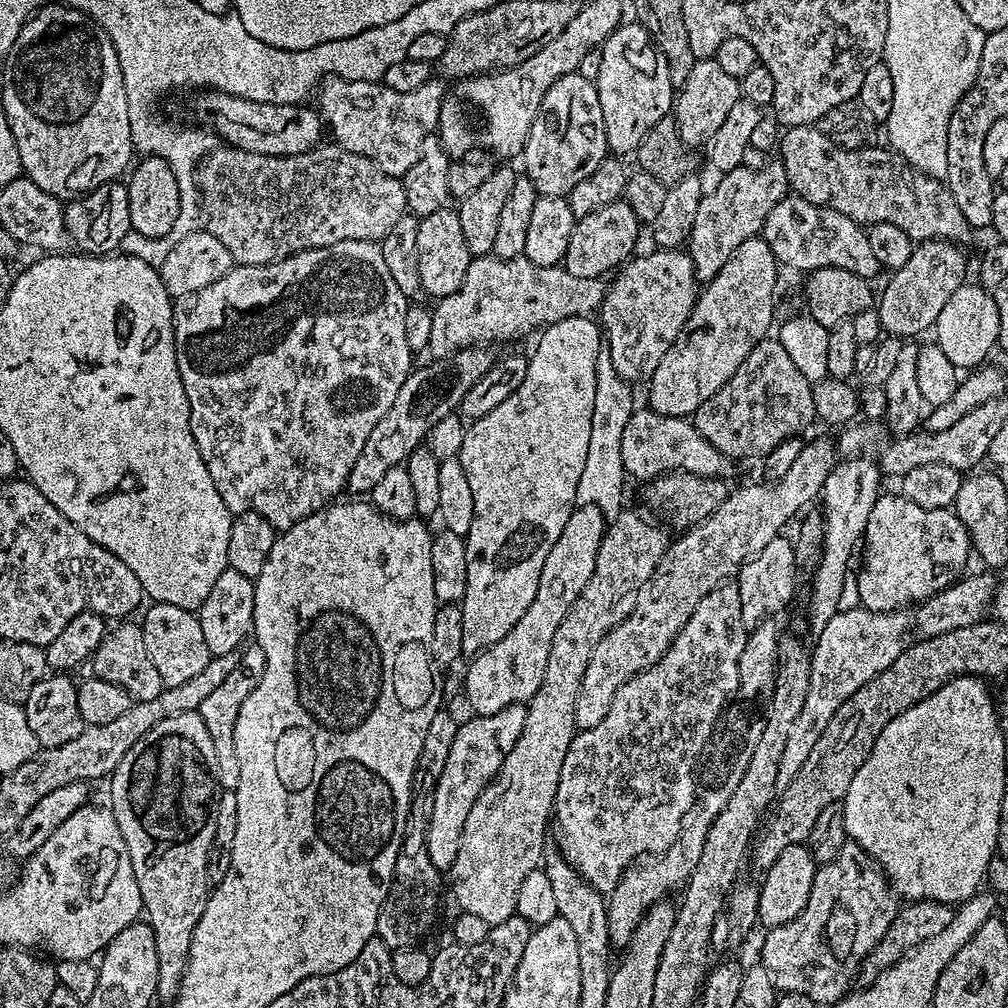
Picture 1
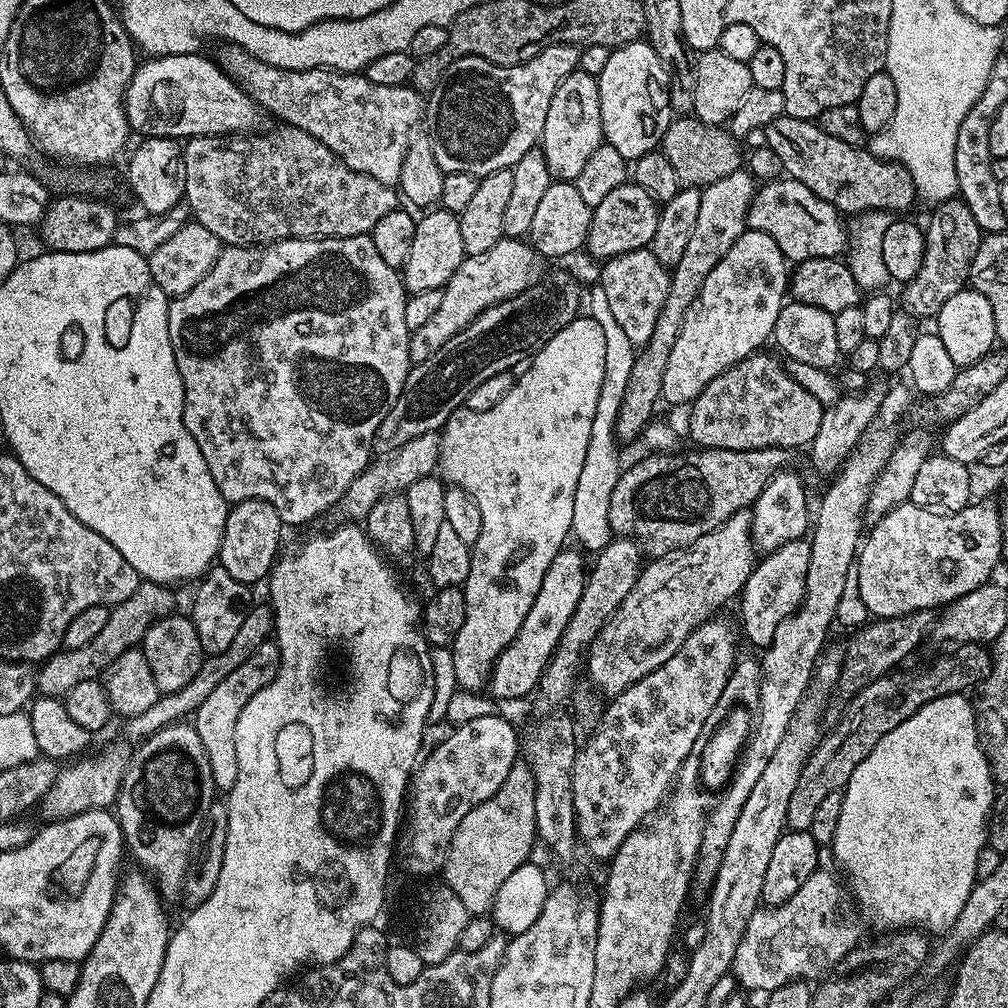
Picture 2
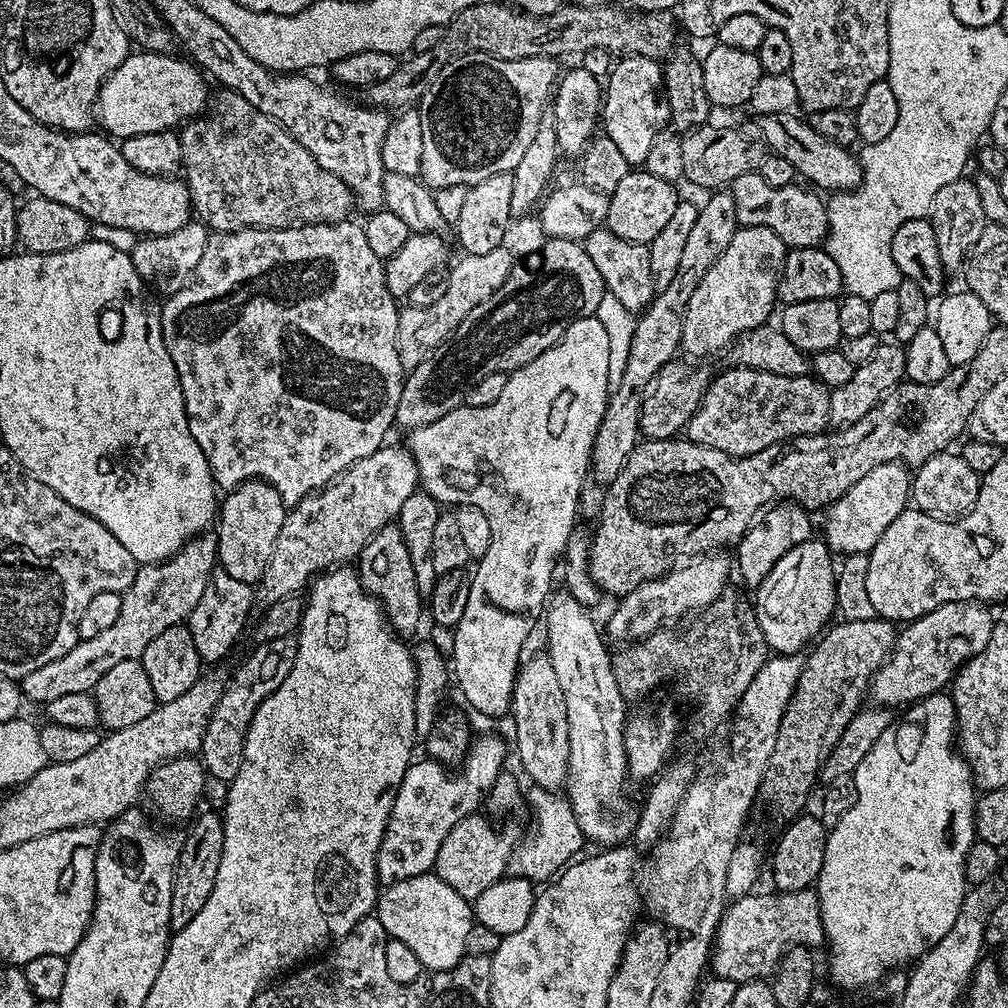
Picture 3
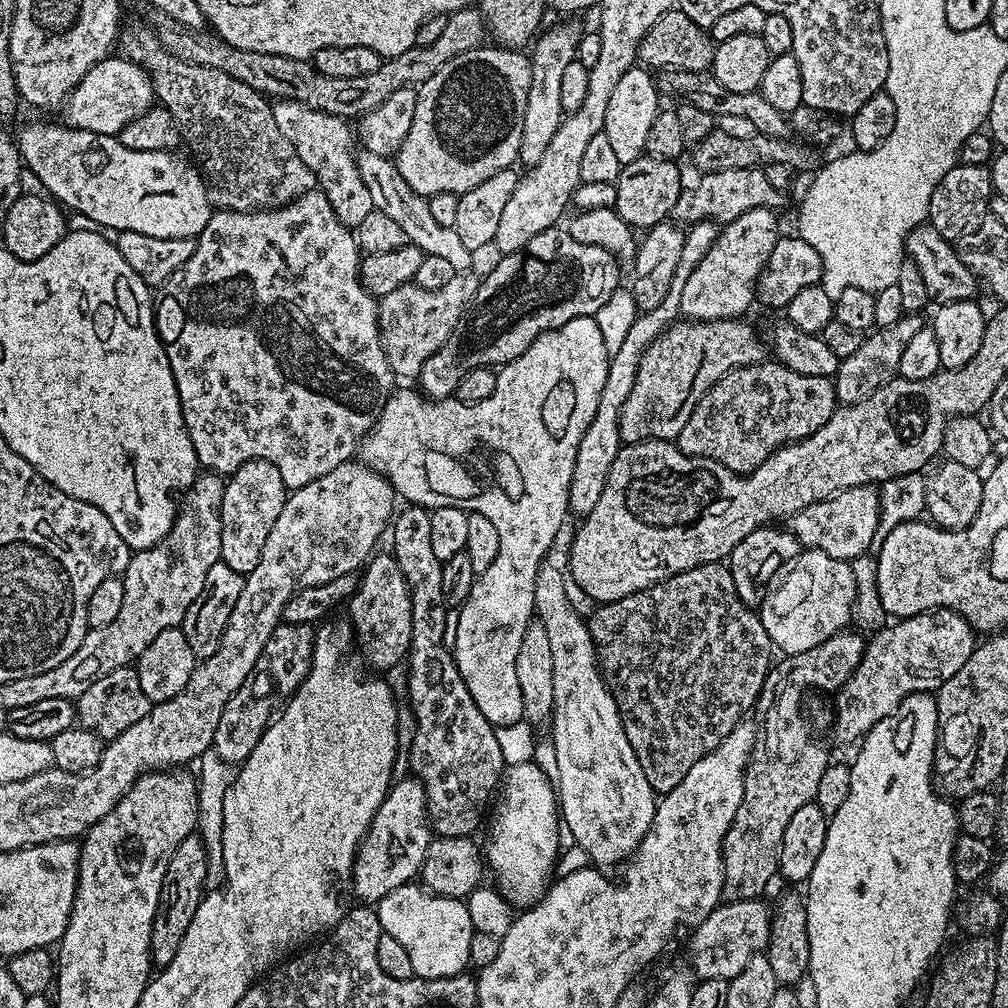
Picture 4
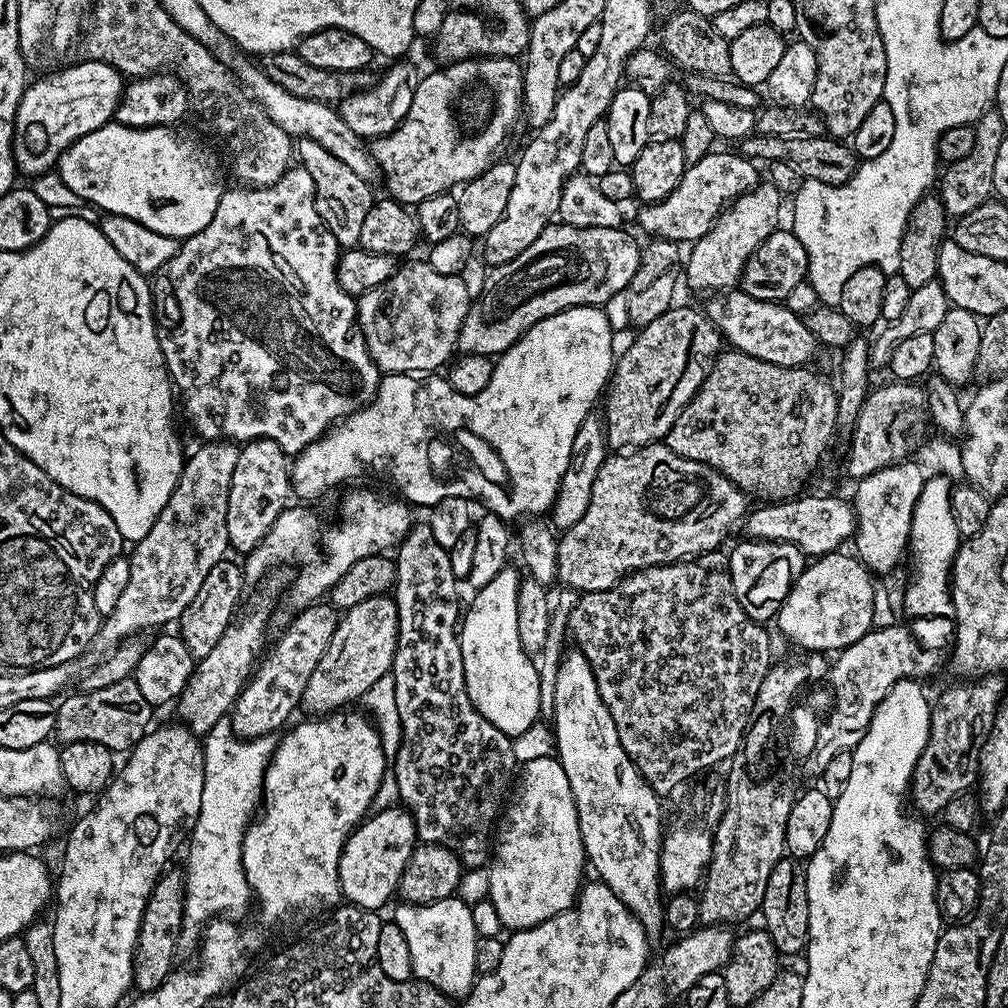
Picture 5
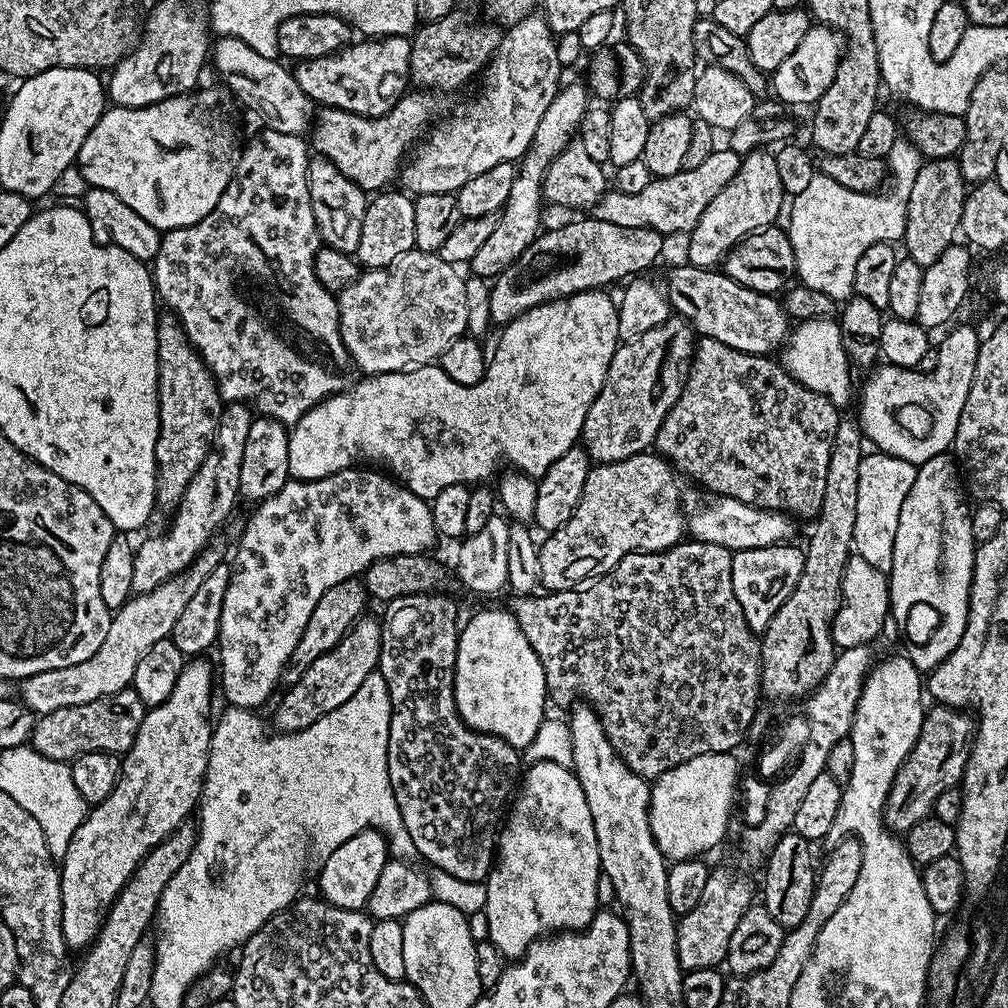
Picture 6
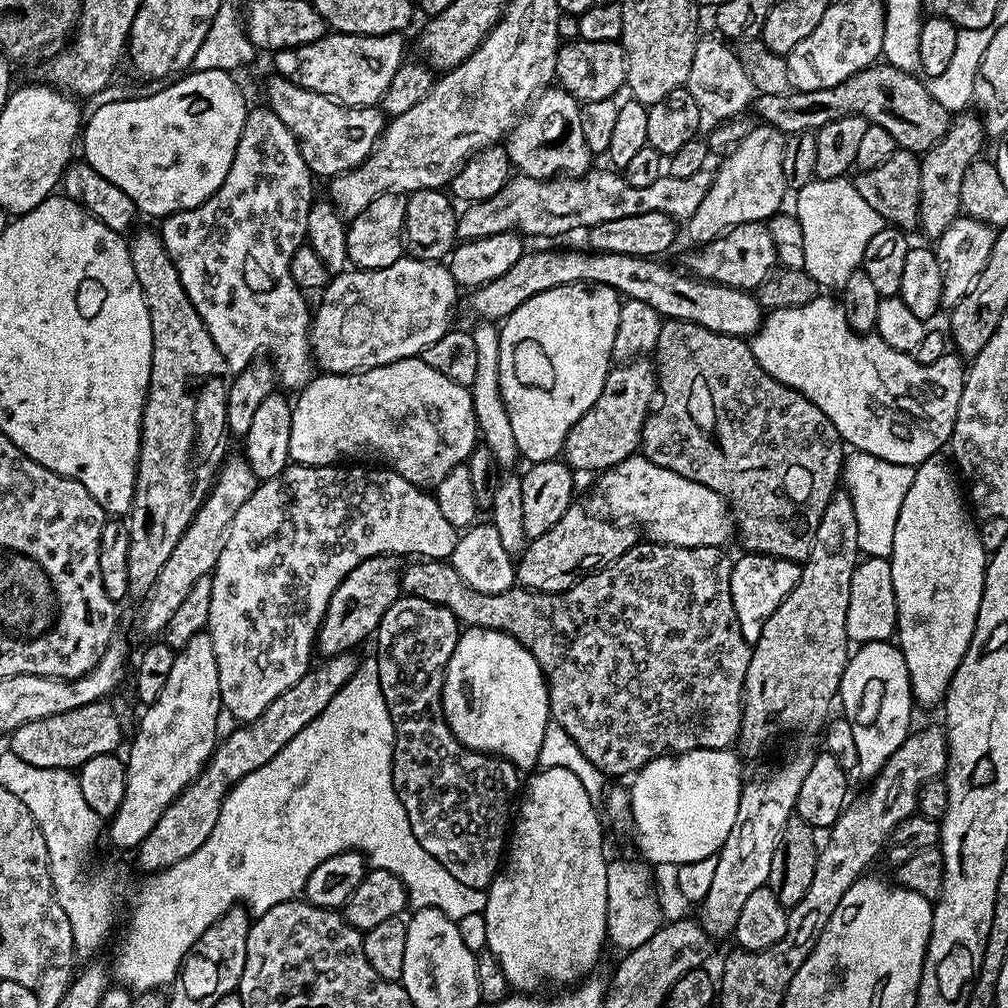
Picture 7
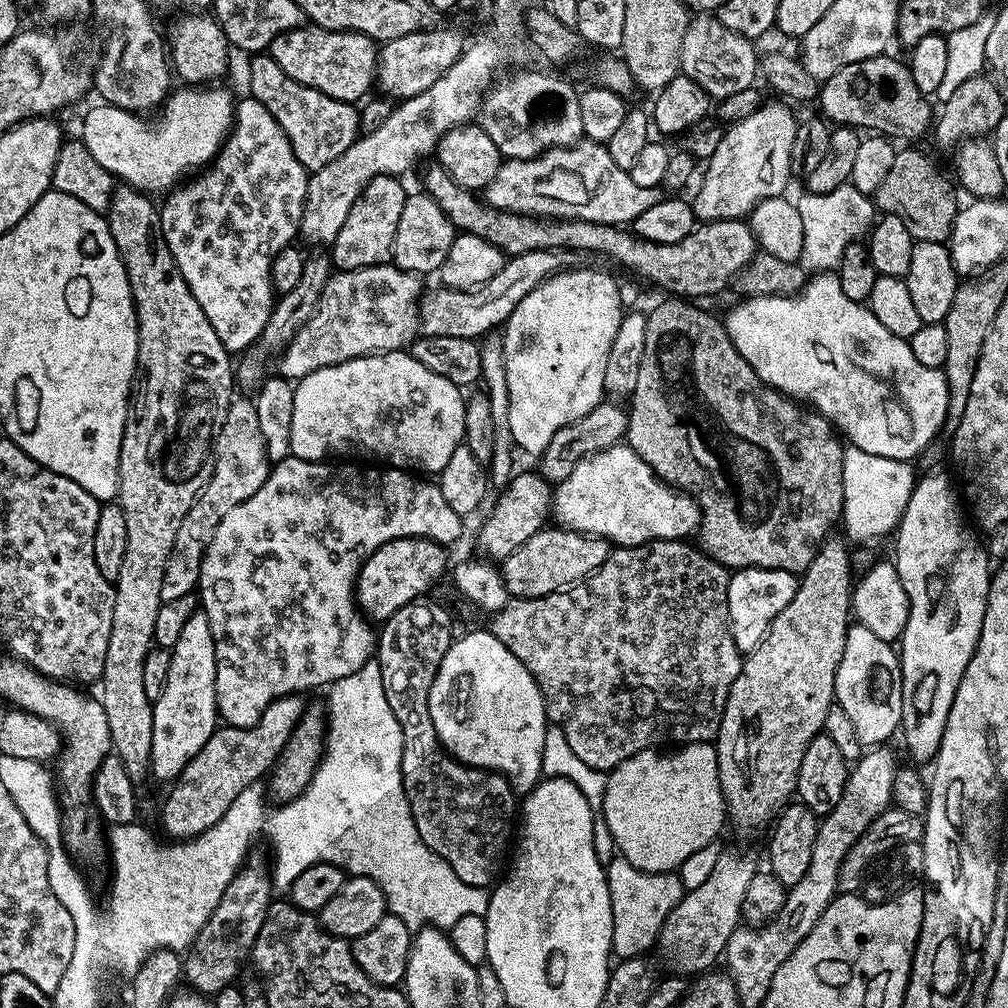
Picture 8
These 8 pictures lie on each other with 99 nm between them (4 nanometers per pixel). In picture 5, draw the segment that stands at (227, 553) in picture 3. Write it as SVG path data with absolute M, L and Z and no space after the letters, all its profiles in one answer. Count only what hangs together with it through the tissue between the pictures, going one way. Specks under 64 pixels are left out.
M249 440L240 448L238 462L234 465L234 478L230 478L230 498L226 502L226 534L231 551L247 554L263 542L270 526L289 507L288 496L293 495L290 457L273 440Z

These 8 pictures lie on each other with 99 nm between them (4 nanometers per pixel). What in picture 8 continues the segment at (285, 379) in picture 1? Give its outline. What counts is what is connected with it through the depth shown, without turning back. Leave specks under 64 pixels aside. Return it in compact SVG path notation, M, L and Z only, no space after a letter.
M248 94L245 95L245 100L237 99L235 101L232 130L229 132L227 140L224 141L224 145L221 146L219 154L212 159L211 164L203 169L202 175L196 178L201 178L201 180L193 179L188 182L193 182L193 184L185 183L183 186L173 188L163 197L164 204L159 205L162 234L166 238L166 246L170 246L170 254L174 254L174 262L178 266L182 278L186 278L186 286L190 286L190 294L194 294L198 306L202 306L202 314L206 314L206 318L210 318L210 326L214 326L214 334L218 334L222 346L229 354L237 354L236 352L240 351L243 353L245 350L251 349L270 318L274 303L272 263L283 248L289 247L297 239L302 222L302 210L306 202L306 186L309 175L308 169L302 166L302 162L298 162L298 158L294 158L294 150L290 146L282 126L278 126L274 114L270 114L270 110L266 110L266 106L262 106L262 102L258 102Z

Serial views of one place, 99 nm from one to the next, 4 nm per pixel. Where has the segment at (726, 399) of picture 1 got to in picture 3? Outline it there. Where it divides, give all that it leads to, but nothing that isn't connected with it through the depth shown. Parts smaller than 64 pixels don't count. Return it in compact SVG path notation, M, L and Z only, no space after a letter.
M732 367L729 372L722 373L717 380L715 377L709 383L696 408L696 413L690 418L686 436L695 444L722 450L722 454L727 456L749 456L758 454L758 450L766 450L766 446L774 446L784 440L790 440L793 436L814 436L823 433L829 427L830 388L822 381L811 375L783 376L753 368Z

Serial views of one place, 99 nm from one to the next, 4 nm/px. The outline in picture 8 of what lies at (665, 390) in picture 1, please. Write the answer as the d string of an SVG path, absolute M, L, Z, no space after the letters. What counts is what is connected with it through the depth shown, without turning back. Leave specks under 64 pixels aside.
M764 102L749 117L729 123L717 150L706 161L708 169L700 184L700 193L691 197L690 203L697 221L739 220L764 199L781 195L792 176L790 150L794 146L794 134L798 116L784 102Z

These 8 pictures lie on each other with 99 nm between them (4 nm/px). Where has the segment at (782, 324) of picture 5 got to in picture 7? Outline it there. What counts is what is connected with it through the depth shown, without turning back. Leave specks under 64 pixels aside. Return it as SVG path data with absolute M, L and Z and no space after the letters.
M556 248L553 252L532 252L532 250L525 251L522 258L518 258L518 262L514 262L514 266L510 266L510 270L506 270L506 274L502 274L502 278L494 278L494 282L486 282L480 288L471 289L468 300L468 308L476 315L475 319L480 322L500 322L504 317L509 316L514 310L518 310L518 306L522 306L522 302L526 302L530 298L534 298L534 294L538 294L542 290L550 290L554 286L566 286L567 284L601 284L602 286L610 286L616 292L619 292L621 297L637 300L638 302L646 302L646 306L650 306L662 318L669 320L685 320L686 322L694 322L698 326L706 326L706 330L714 330L721 332L727 336L739 336L741 338L748 338L755 335L757 329L764 317L764 310L757 302L755 295L751 291L743 288L731 288L730 286L722 286L721 284L711 284L708 280L697 280L691 274L685 274L683 271L675 272L672 268L667 268L666 265L660 264L659 259L649 258L646 256L631 256L630 254L614 254L613 252L598 252L595 250L583 250L584 252L563 252L562 249Z

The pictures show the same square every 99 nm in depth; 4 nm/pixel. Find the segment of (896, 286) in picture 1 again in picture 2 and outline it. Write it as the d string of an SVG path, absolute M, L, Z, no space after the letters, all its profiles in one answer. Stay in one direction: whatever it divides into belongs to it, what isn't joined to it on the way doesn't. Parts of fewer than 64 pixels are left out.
M953 198L939 205L936 212L926 223L924 234L924 265L918 275L903 285L903 311L913 318L928 316L935 318L946 306L946 301L954 298L969 283L974 254L978 254L978 246L982 233L978 222L974 222L974 214L959 198Z

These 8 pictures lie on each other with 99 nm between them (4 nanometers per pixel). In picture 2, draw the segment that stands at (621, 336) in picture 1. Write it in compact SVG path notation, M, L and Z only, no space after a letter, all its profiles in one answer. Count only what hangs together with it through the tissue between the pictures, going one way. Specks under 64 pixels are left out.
M651 247L630 250L626 254L616 256L613 260L603 261L598 287L606 290L606 302L610 302L610 314L618 321L618 326L630 338L633 346L643 346L650 342L654 334L654 324L658 322L658 314L662 304L666 302L666 294L670 290L672 277L669 269L664 267L658 258L654 258Z

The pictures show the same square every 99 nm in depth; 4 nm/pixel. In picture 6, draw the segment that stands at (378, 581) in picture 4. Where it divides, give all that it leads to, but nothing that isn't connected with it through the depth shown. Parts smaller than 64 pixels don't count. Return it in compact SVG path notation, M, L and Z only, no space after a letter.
M369 614L361 615L360 619L352 625L352 629L341 638L340 643L333 646L328 652L323 652L298 678L298 682L287 685L284 697L276 704L276 728L277 733L301 732L306 726L314 726L322 714L330 714L330 710L338 710L342 702L347 702L366 682L366 677L371 672L377 671L380 662L380 651L382 650L382 624Z

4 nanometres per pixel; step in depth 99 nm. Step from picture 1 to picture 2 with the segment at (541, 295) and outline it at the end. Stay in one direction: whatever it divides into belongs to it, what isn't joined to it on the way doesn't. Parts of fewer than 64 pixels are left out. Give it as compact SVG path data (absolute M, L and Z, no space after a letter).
M505 238L490 246L486 254L465 255L462 266L458 266L454 278L450 278L446 285L442 306L438 306L438 311L432 315L430 322L426 322L426 326L411 333L408 349L412 364L432 359L433 354L446 346L450 338L454 338L454 334L470 326L470 322L474 322L487 308L501 304L503 300L509 300L528 288L537 287L545 279L544 264L545 257L523 239Z

